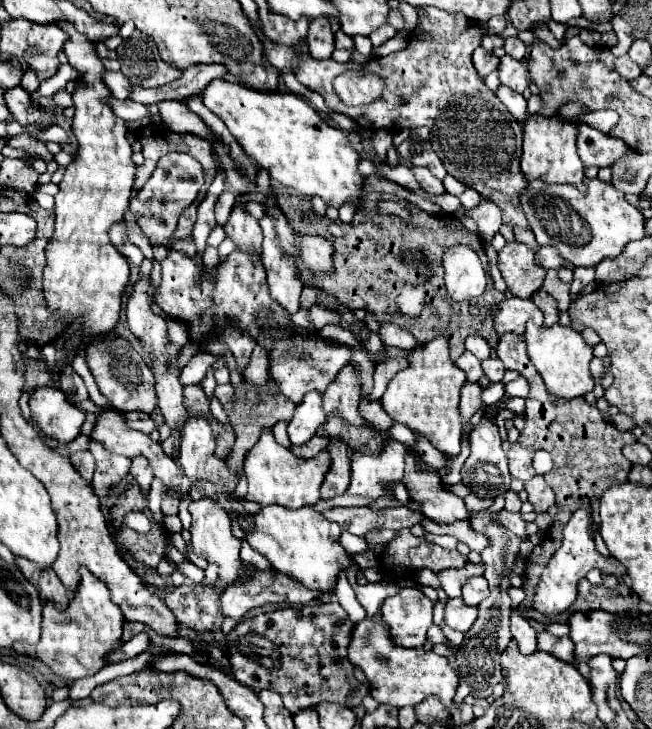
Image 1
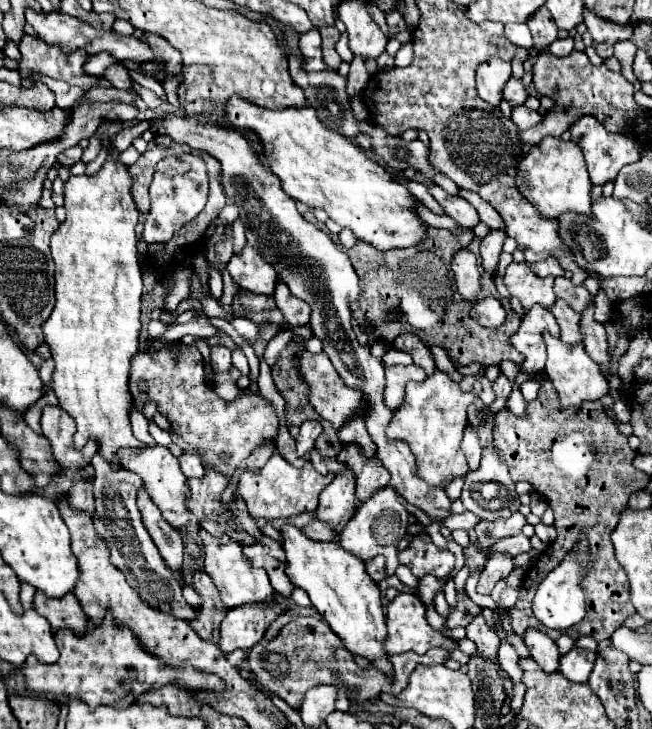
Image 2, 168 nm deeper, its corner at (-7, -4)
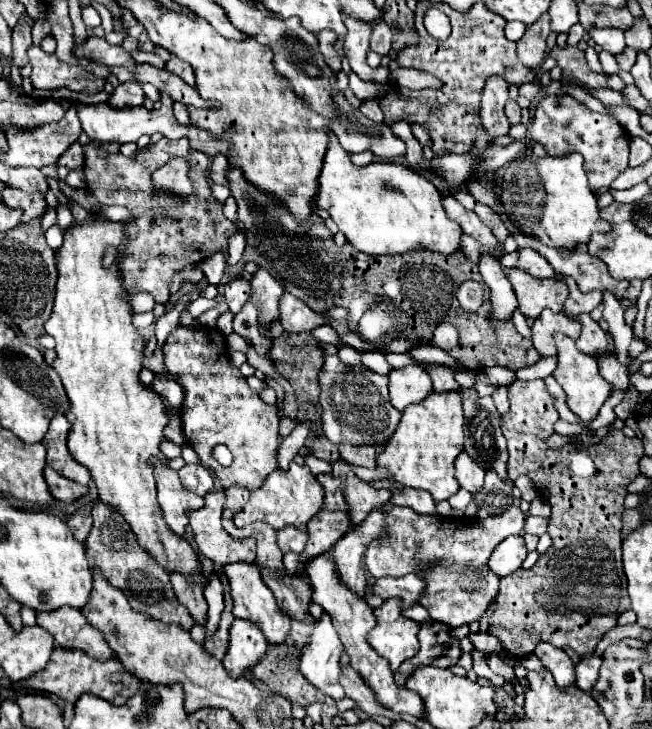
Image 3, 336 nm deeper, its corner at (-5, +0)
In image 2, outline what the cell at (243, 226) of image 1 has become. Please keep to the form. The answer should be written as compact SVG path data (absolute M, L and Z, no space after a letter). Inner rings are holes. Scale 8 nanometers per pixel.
M246 245L242 255L234 255L226 269L242 289L258 295L274 295L278 275L252 247Z

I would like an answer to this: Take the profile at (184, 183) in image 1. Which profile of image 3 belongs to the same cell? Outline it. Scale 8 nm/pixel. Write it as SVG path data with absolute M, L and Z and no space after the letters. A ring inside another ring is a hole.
M176 155L152 173L152 185L156 193L168 193L176 201L188 203L188 197L192 195L192 181L188 173L190 173L188 159Z

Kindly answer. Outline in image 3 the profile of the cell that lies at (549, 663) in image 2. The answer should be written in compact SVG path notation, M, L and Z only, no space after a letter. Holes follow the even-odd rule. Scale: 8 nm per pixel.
M542 641L542 643L536 645L534 653L544 663L544 667L552 673L552 677L554 677L554 681L556 681L558 687L574 685L574 681L576 681L574 663L570 661L570 657L562 649L558 649L558 647Z

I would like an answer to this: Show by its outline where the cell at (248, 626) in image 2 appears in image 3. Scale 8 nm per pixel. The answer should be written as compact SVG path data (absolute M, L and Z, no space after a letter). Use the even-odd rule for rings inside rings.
M234 619L230 627L230 641L228 651L224 655L224 667L230 673L244 673L246 669L254 667L266 651L266 637L264 633L254 627L250 621Z

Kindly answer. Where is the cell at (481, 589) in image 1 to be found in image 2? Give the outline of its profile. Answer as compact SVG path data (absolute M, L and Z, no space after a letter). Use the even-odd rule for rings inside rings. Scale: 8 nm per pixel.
M494 553L488 559L488 563L486 563L486 567L480 575L480 581L478 581L478 587L476 587L478 593L486 593L486 595L492 593L494 585L500 579L506 579L512 569L514 569L514 557L510 553Z

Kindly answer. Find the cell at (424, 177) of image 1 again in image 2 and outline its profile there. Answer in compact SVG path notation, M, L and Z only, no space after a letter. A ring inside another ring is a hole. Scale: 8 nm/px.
M430 185L428 189L430 189L430 193L436 197L436 201L442 205L444 213L446 213L448 217L452 217L458 225L462 225L462 227L466 227L466 229L474 229L474 227L476 227L476 223L480 221L480 219L478 219L478 213L476 213L476 209L474 209L466 199L462 199L462 197L452 197L452 195L448 195L448 193L446 193L442 187L438 187L438 185Z

